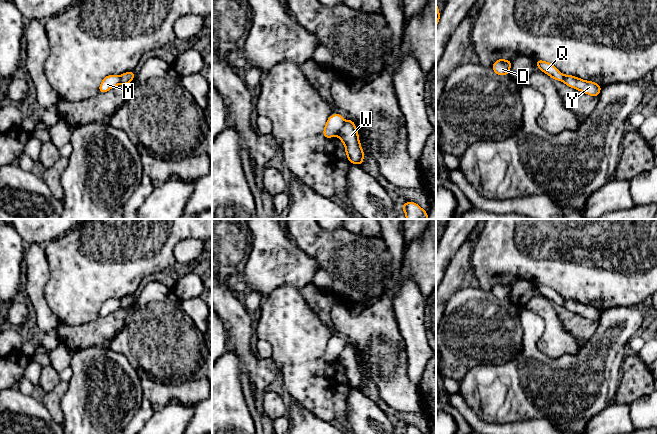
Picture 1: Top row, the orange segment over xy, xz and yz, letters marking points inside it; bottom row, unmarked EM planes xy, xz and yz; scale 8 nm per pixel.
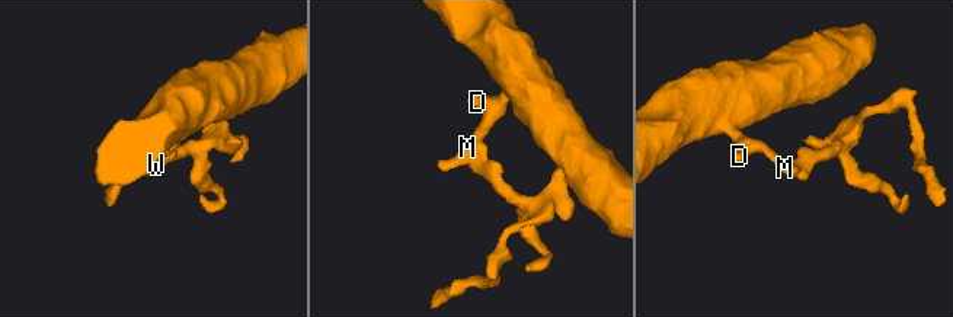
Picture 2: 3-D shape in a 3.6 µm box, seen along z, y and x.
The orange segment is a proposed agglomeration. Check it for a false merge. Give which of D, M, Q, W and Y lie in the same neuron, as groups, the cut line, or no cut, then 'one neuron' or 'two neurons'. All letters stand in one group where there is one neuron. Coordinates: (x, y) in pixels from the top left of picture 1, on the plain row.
D M Q / W Y; cut in xz along (345, 345), (337, 358); two neurons

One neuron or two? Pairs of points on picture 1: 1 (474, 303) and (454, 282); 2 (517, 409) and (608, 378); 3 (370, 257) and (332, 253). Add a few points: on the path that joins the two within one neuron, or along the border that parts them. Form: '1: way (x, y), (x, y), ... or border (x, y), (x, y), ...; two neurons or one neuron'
1: border (459, 287), (446, 303); two neurons
2: way (534, 388), (573, 388), (584, 383); one neuron
3: way (361, 257), (349, 257), (341, 253); one neuron

